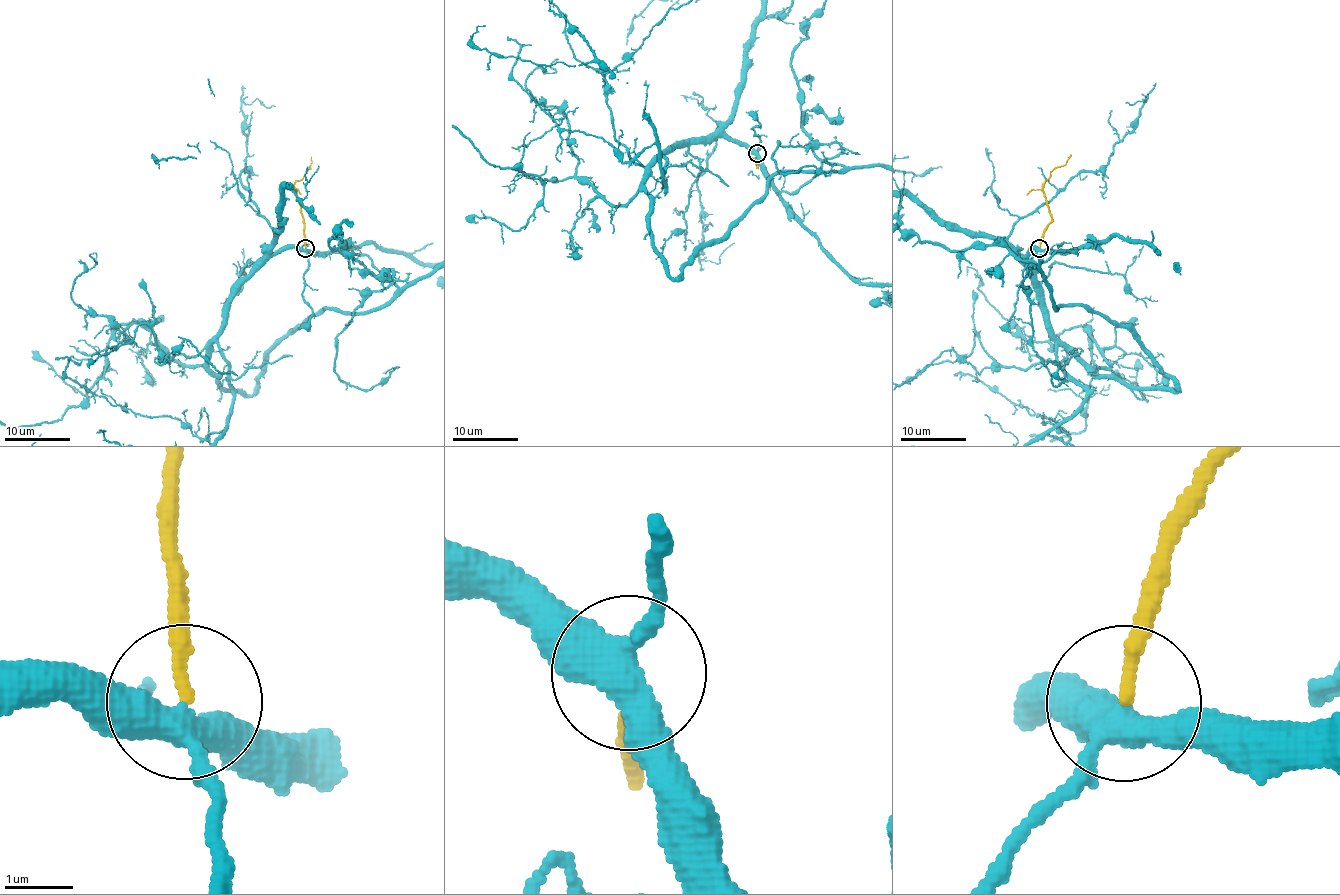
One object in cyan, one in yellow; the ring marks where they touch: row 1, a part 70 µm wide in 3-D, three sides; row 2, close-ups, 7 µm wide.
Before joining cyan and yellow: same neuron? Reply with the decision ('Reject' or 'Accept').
Accept

